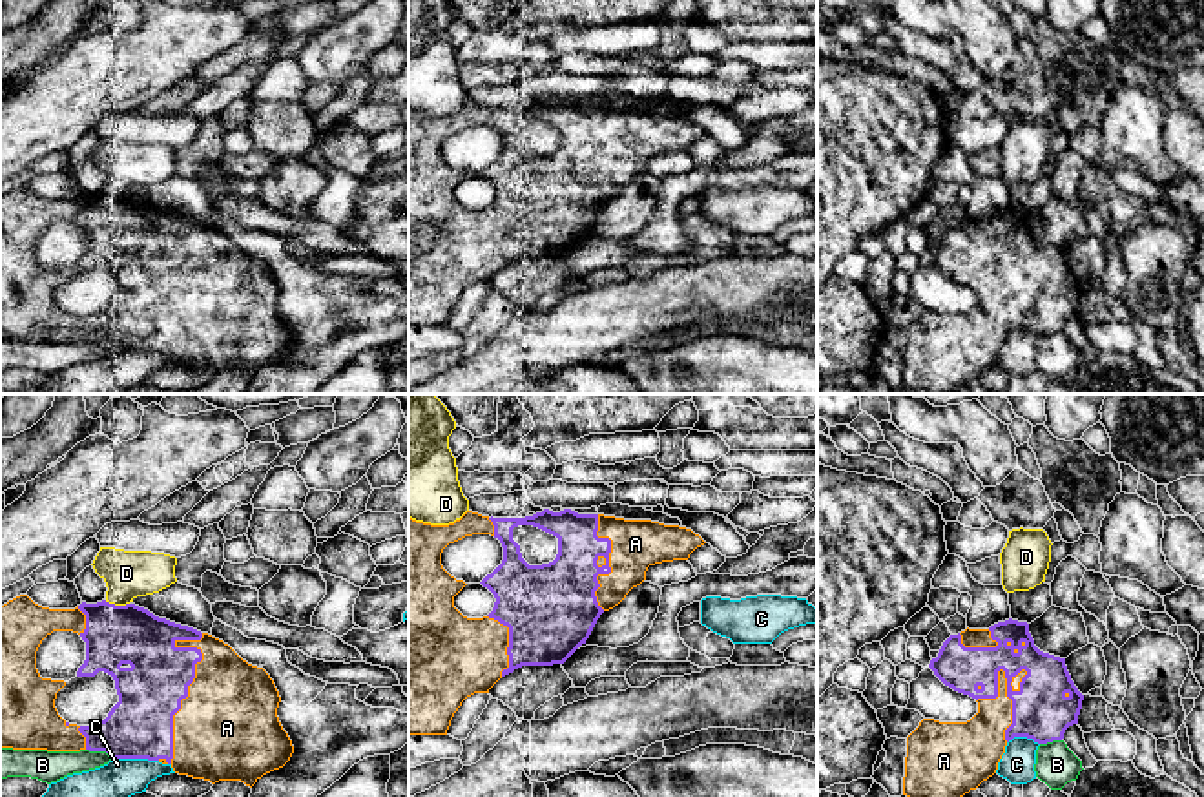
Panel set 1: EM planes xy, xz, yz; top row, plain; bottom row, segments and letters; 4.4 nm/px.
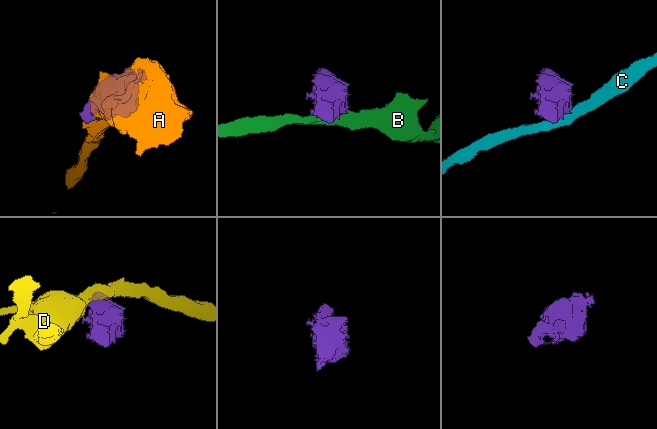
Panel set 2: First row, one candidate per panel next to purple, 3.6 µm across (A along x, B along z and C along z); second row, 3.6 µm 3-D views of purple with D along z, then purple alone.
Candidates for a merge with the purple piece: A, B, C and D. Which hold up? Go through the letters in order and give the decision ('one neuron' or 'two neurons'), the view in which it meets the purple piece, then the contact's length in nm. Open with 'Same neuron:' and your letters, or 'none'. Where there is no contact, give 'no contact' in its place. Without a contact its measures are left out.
Same neuron: A
A: one neuron | xy | 600 nm
B: two neurons | xy | 130 nm
C: two neurons | xy | 200 nm
D: two neurons | xy | 110 nm

